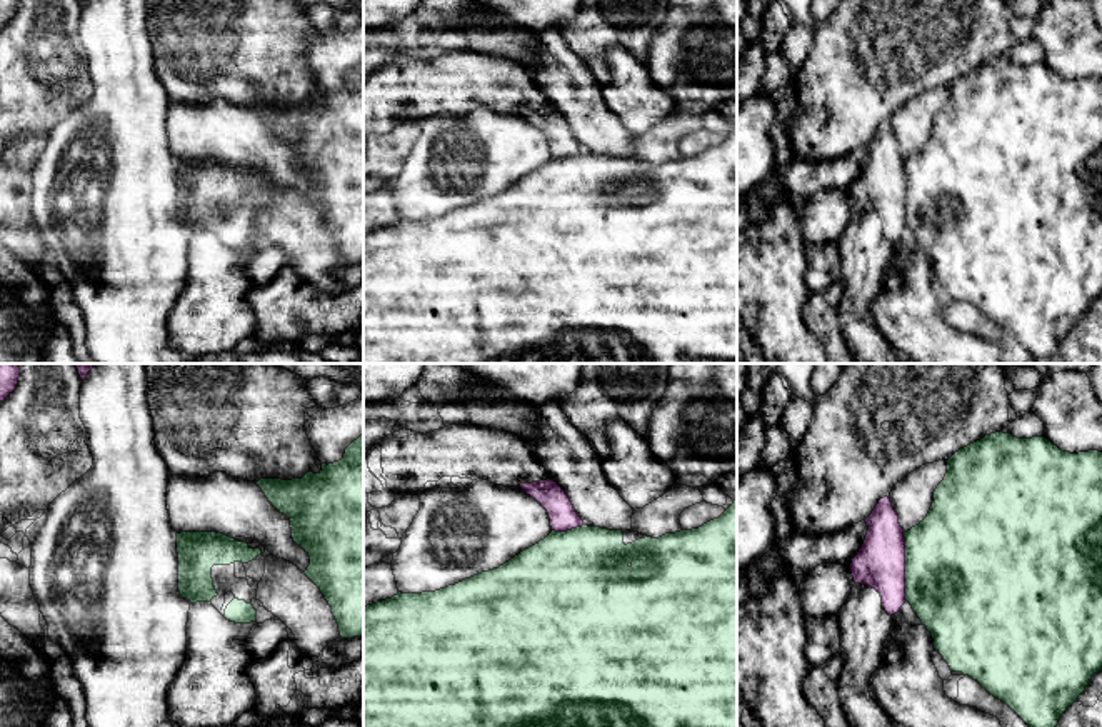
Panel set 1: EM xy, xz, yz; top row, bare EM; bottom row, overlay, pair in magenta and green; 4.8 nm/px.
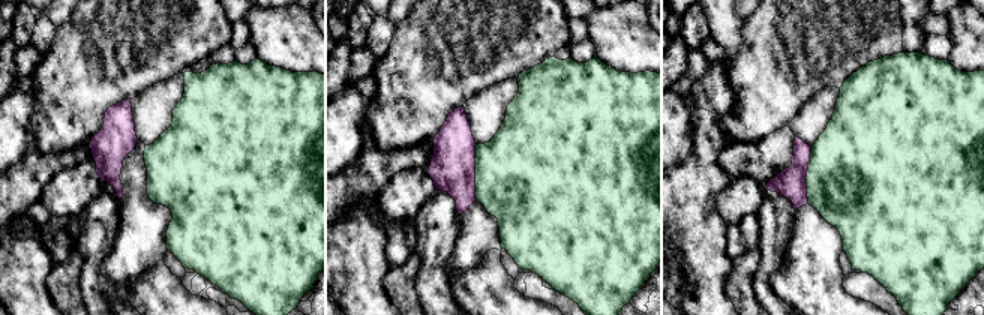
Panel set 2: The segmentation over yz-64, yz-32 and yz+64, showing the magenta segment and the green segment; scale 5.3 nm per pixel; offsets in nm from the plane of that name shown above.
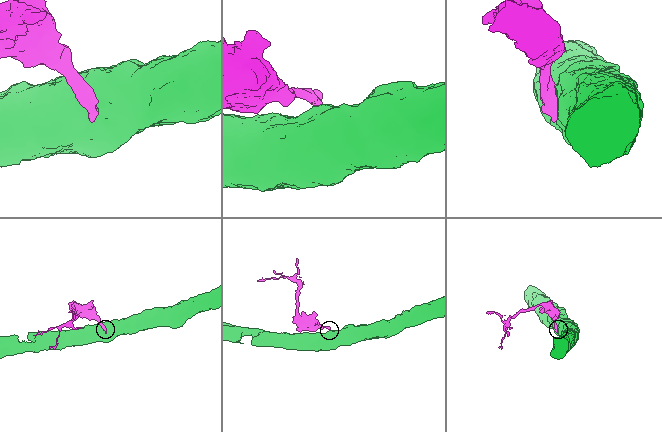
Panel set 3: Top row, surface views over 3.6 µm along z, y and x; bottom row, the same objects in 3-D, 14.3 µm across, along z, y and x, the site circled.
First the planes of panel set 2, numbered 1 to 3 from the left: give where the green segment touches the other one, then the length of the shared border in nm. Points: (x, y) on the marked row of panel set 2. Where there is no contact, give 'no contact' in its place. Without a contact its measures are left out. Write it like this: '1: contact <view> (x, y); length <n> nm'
1: no contact
2: contact yz-32 (474, 171); length 300 nm
3: contact yz+64 (809, 161); length 160 nm

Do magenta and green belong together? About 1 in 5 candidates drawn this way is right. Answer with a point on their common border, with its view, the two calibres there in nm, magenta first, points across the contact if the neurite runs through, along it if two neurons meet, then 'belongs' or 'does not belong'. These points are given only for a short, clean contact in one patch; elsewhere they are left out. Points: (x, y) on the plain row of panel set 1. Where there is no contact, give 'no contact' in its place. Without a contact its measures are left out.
meets magenta in yz at (904, 194); 240 nm thick on the magenta side, 500 nm on the other; border along yz (902, 159), (904, 224), (907, 227); does not belong

